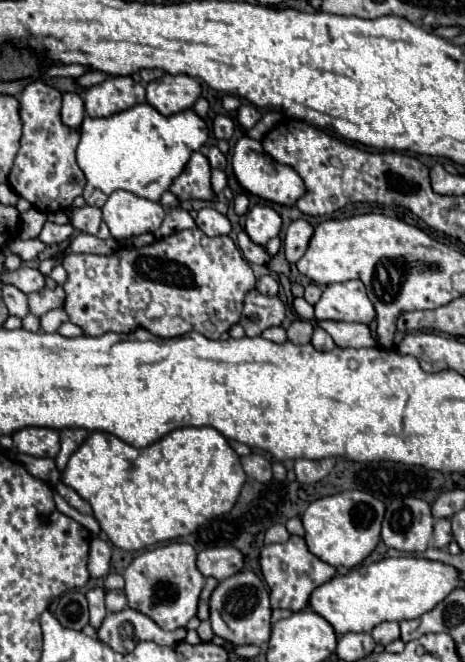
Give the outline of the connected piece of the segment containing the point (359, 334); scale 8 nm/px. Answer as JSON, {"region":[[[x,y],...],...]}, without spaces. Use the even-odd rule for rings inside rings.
{"region":[[[322,321],[320,327],[334,337],[338,347],[376,347],[372,329],[362,323],[344,323],[344,321]]]}

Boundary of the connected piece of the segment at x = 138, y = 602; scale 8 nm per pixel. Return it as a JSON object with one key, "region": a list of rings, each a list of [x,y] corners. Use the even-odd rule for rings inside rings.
{"region":[[[170,543],[136,557],[124,571],[124,593],[128,605],[148,615],[164,631],[186,627],[198,611],[198,597],[206,581],[196,567],[196,555],[196,549],[188,543]]]}

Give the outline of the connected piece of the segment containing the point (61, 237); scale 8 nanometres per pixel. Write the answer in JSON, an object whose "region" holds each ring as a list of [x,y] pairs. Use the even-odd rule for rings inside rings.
{"region":[[[46,221],[44,223],[44,229],[40,231],[38,239],[46,245],[58,245],[58,243],[64,243],[68,241],[70,237],[74,235],[74,227],[72,223],[66,223],[66,225],[56,225],[52,221]]]}

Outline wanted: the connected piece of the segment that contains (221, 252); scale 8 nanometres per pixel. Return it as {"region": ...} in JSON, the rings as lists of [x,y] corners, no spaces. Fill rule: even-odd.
{"region":[[[200,229],[178,231],[138,249],[120,247],[110,255],[68,253],[62,265],[68,271],[68,281],[64,283],[66,291],[64,309],[70,321],[80,325],[84,329],[84,335],[90,337],[98,337],[106,331],[130,333],[138,327],[144,327],[156,337],[164,339],[180,337],[190,331],[198,331],[208,339],[218,339],[224,331],[230,329],[230,325],[238,323],[244,295],[256,285],[256,277],[248,261],[244,261],[240,249],[234,245],[234,241],[228,235],[208,237]],[[150,301],[160,301],[168,313],[160,319],[148,319],[144,311]]]}

